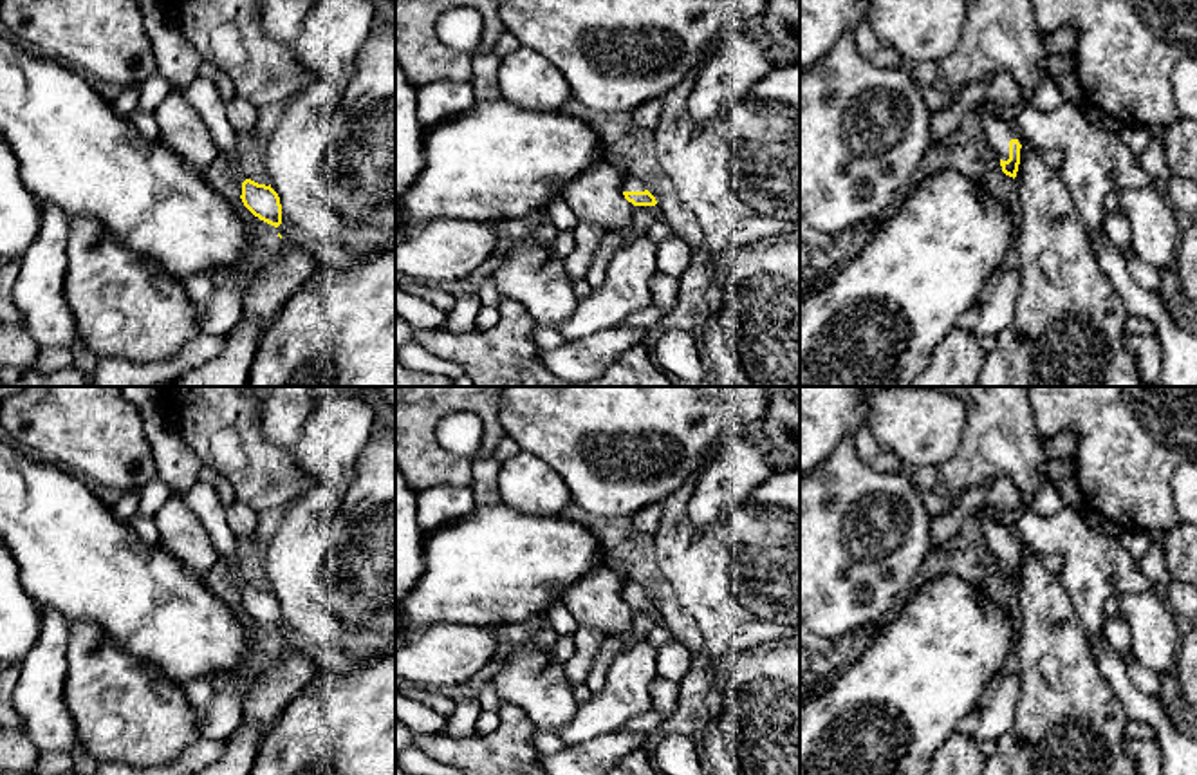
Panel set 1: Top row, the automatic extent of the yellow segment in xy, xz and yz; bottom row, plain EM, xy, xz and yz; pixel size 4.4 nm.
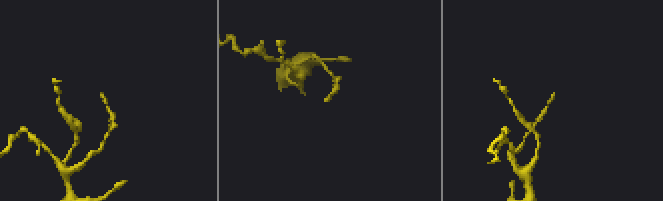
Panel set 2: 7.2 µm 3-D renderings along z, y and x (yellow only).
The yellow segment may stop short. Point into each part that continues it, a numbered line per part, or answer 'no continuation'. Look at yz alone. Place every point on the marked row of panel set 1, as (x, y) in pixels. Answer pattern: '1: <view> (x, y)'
1: yz (1096, 163)

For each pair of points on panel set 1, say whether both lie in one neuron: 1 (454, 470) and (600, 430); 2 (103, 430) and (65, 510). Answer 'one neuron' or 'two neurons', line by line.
1: two neurons
2: two neurons

